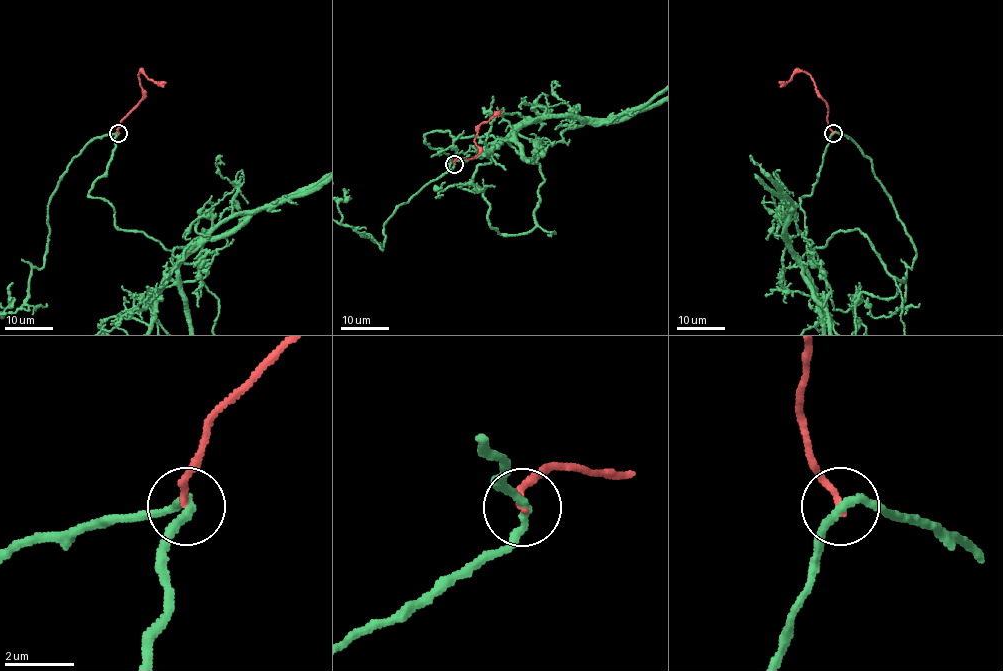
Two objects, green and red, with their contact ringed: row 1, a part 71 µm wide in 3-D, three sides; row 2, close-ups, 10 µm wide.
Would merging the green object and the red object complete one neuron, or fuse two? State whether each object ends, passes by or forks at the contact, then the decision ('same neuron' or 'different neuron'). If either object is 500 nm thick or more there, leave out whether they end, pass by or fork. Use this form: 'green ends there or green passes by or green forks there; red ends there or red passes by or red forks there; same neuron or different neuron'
green passes by; red ends there; different neuron

